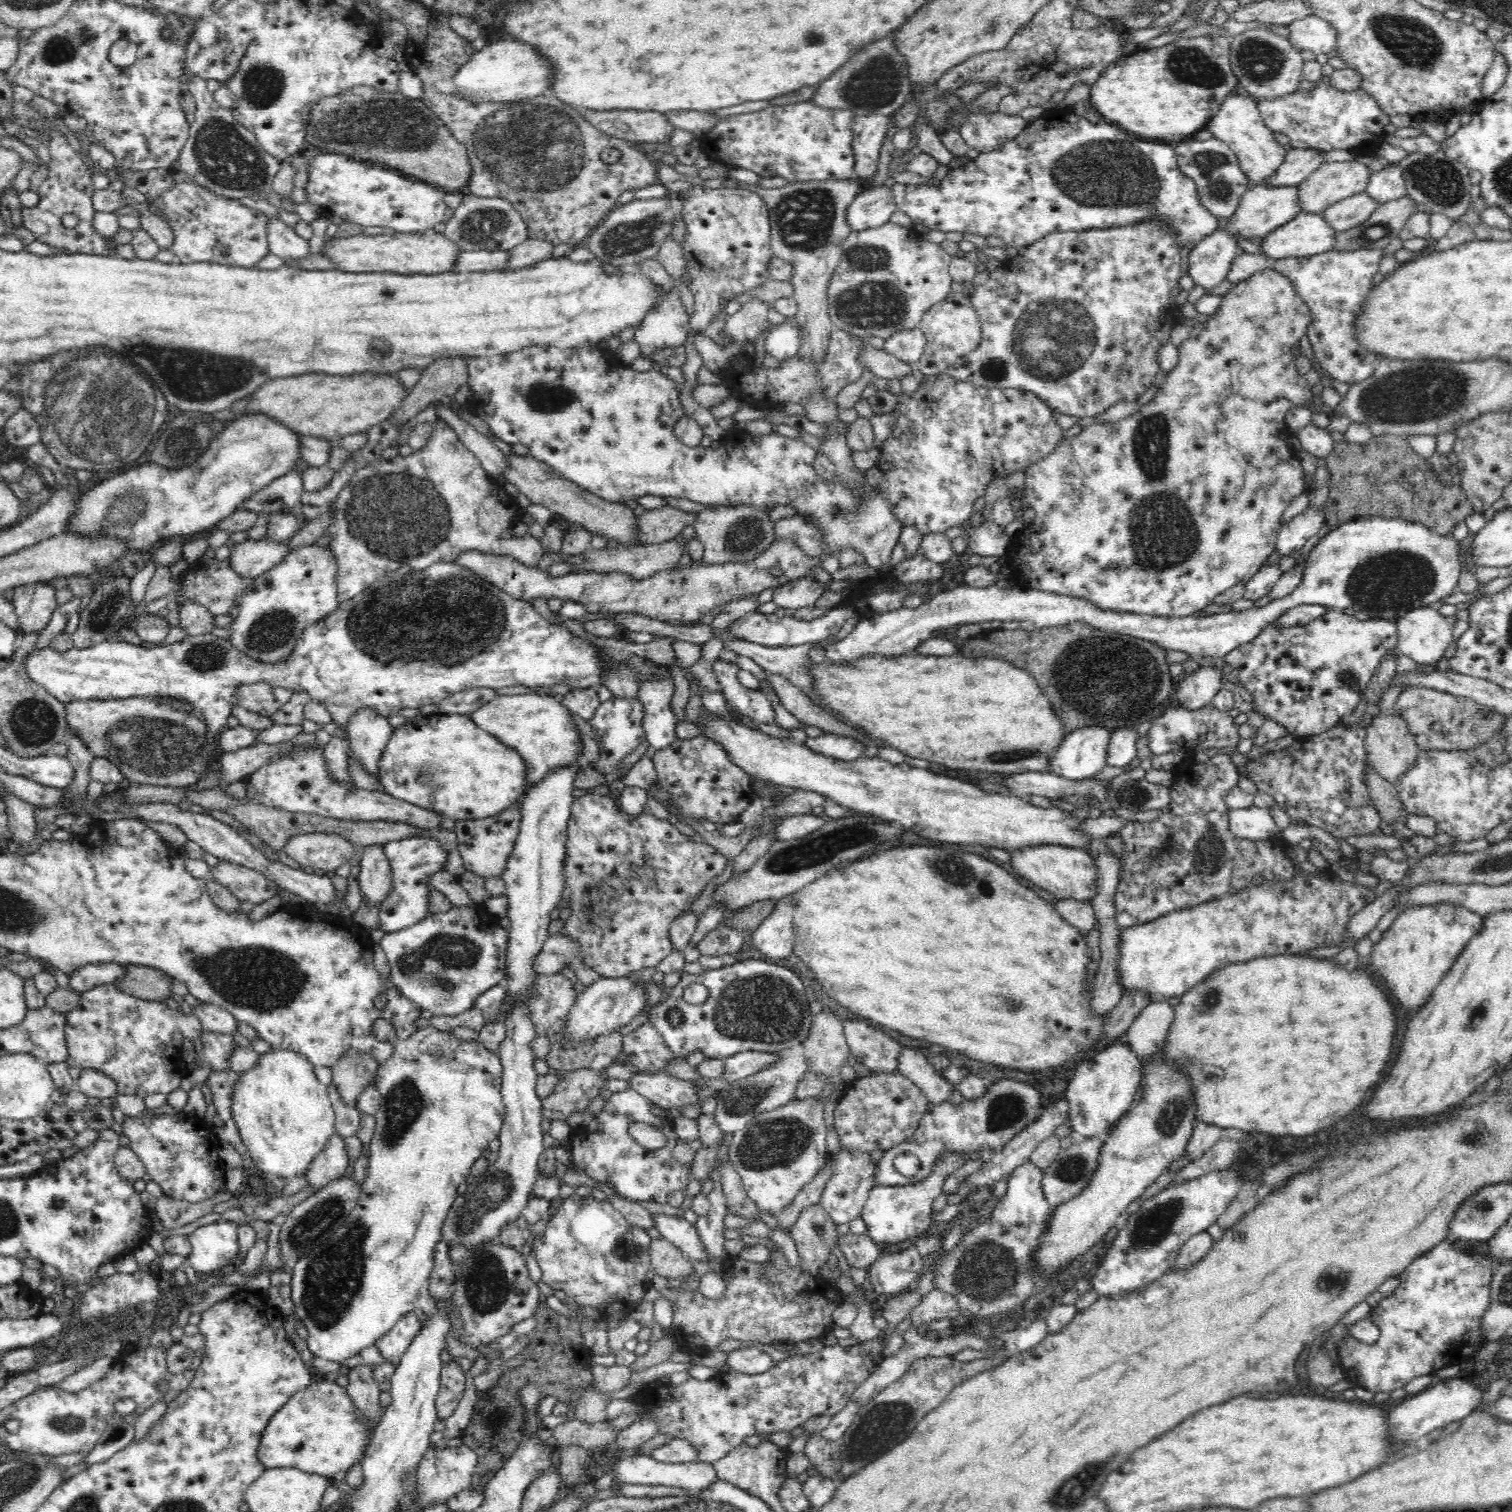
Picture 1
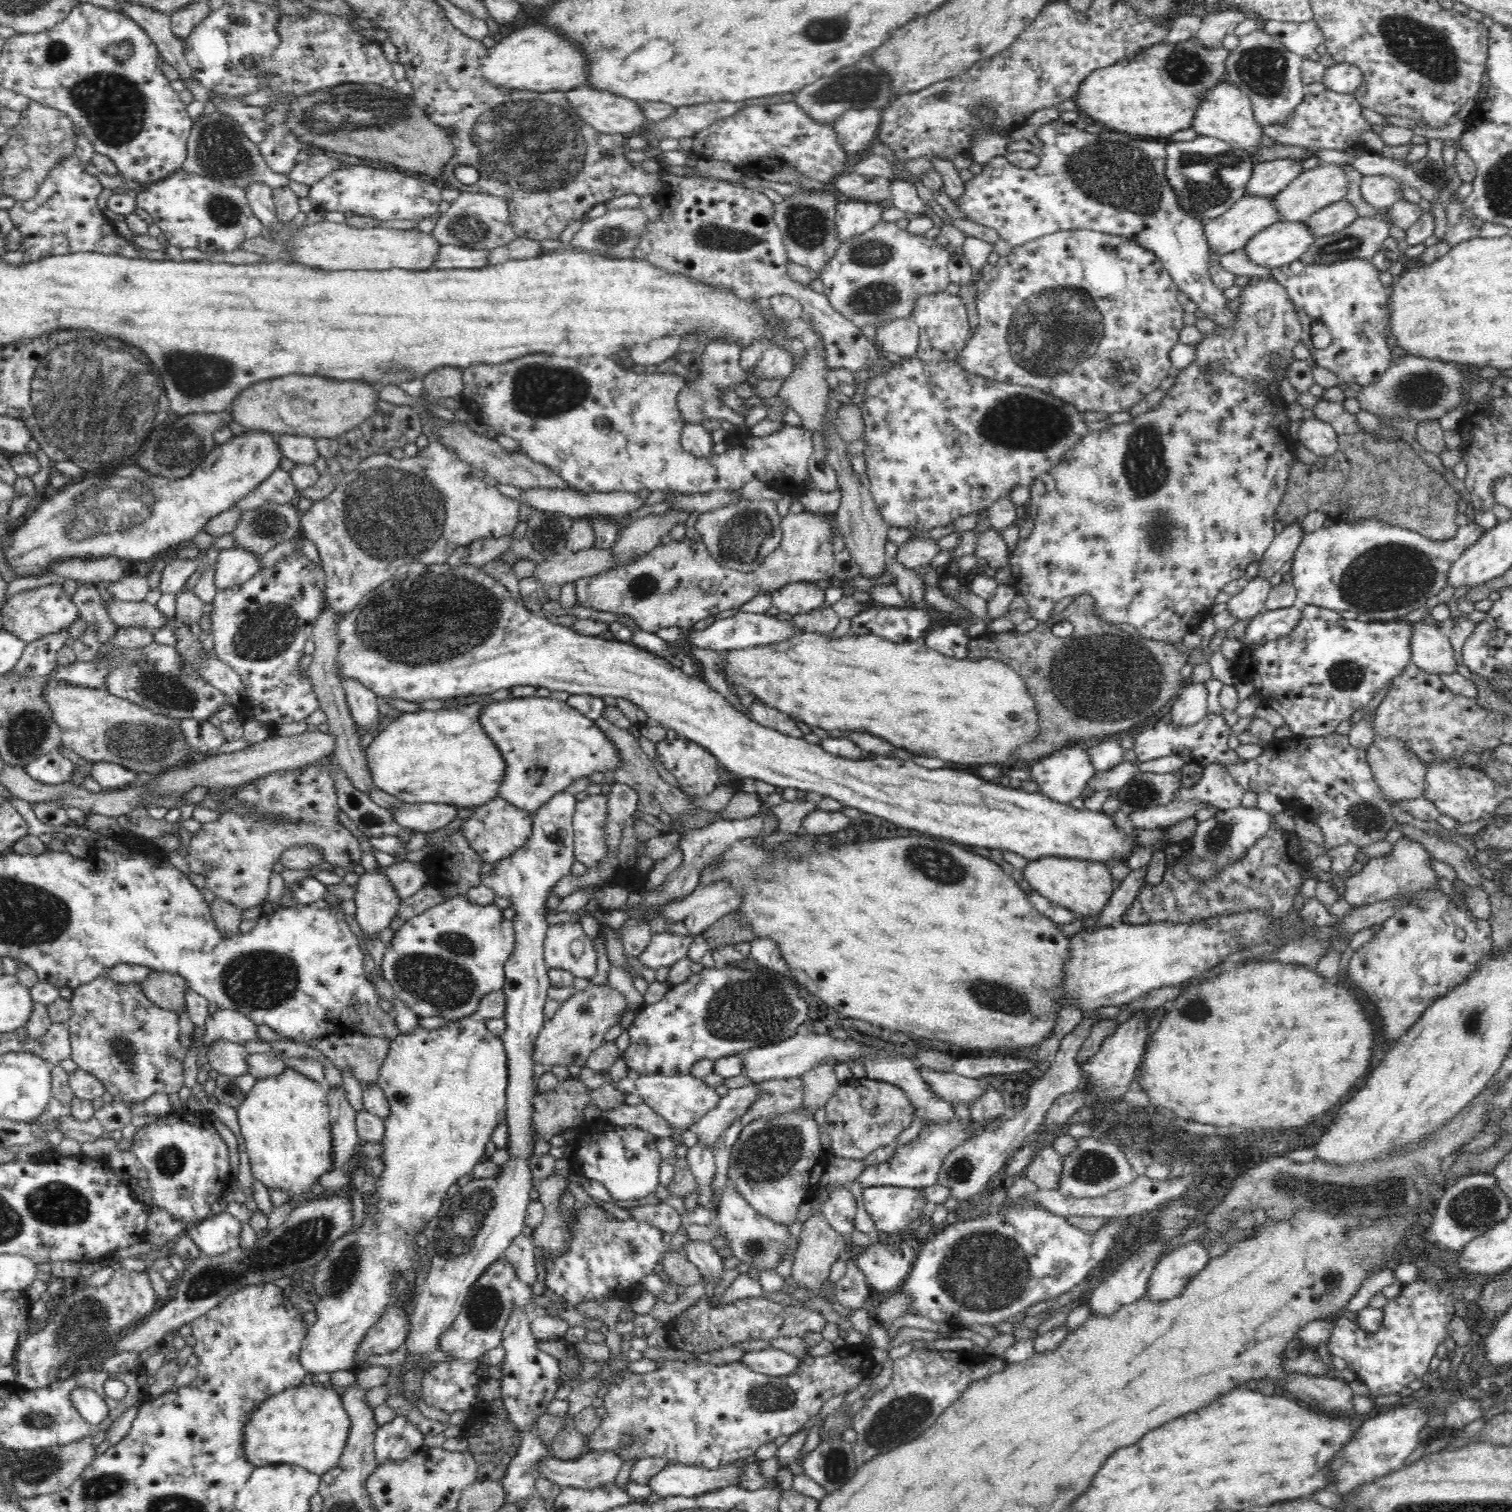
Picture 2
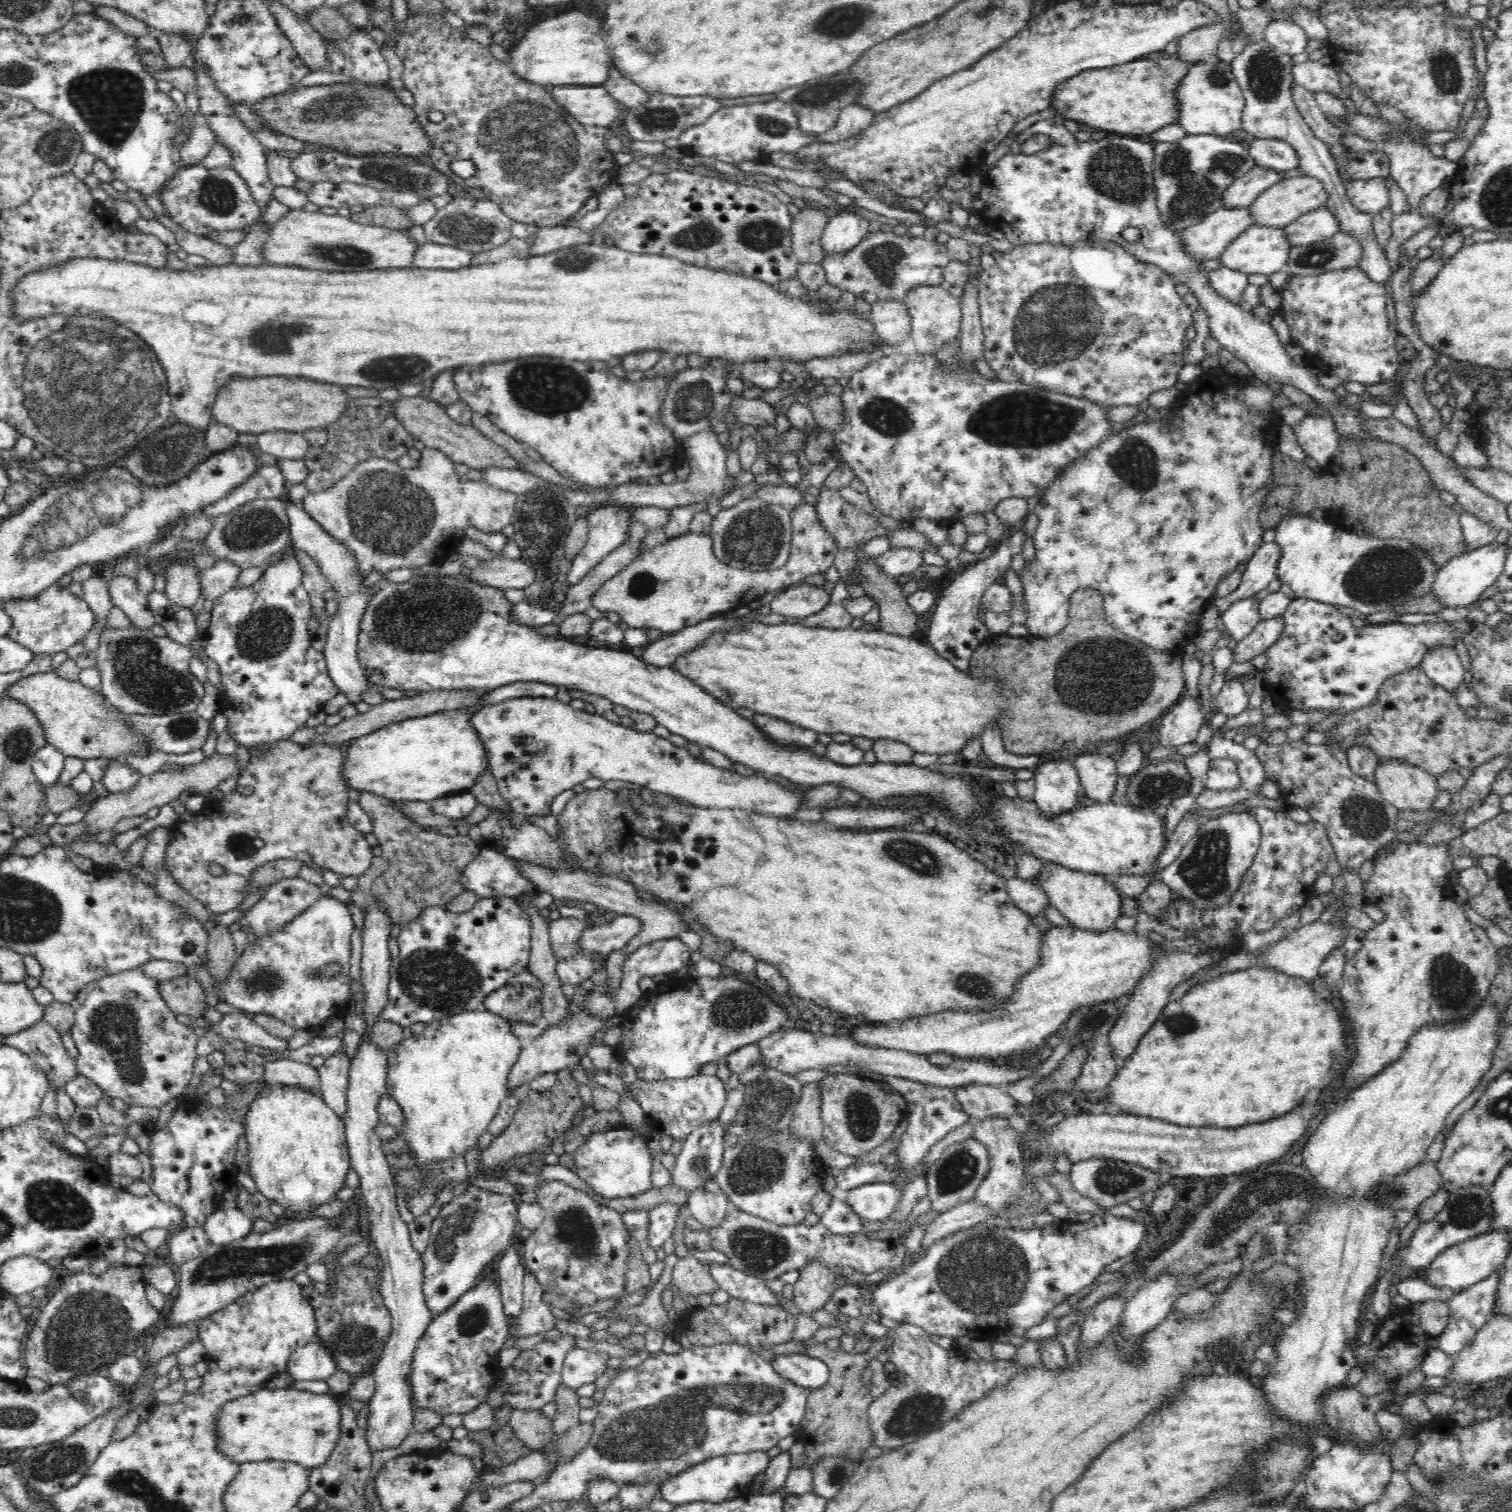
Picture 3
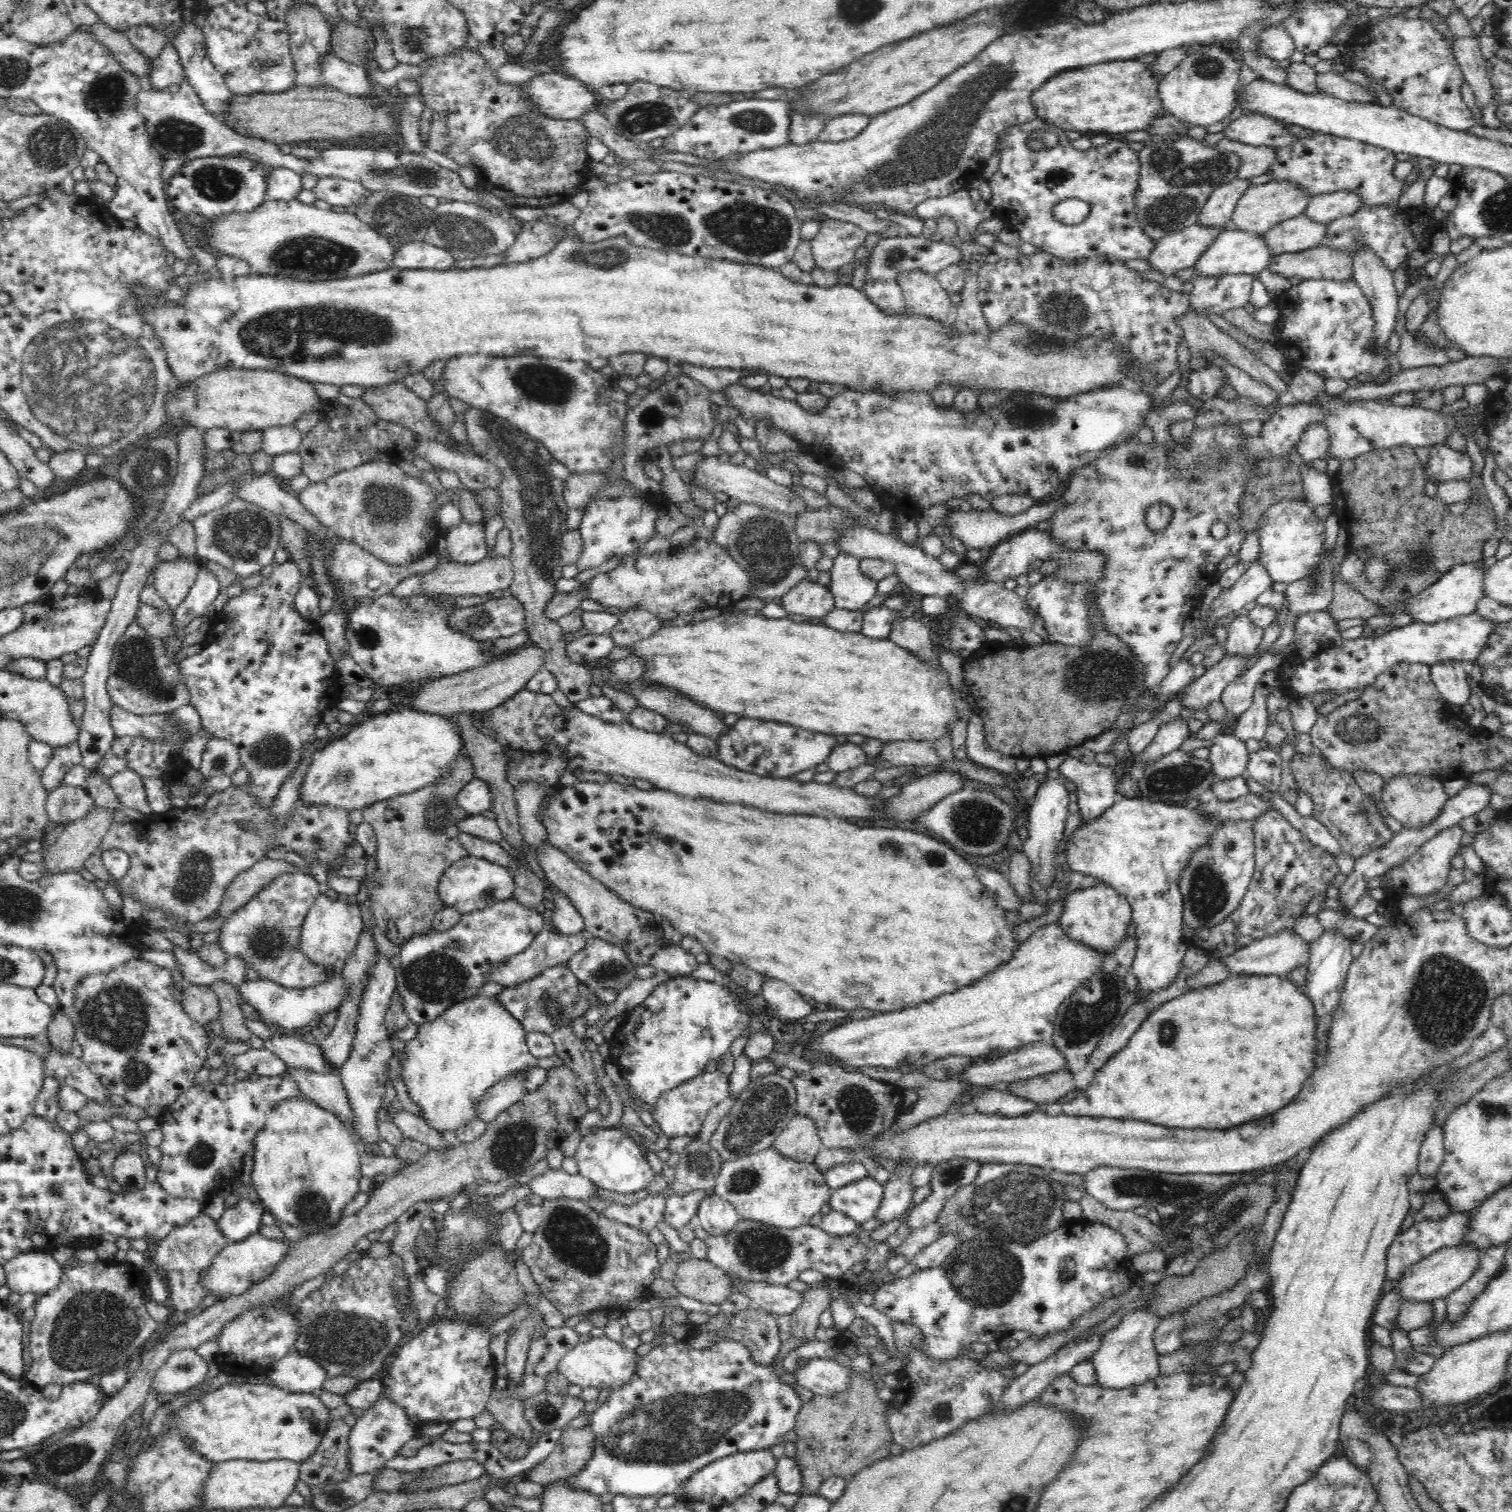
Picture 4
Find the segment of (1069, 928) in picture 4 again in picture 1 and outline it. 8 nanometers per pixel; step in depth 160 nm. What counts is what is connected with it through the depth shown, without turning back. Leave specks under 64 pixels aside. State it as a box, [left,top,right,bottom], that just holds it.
[1010,844,1096,901]

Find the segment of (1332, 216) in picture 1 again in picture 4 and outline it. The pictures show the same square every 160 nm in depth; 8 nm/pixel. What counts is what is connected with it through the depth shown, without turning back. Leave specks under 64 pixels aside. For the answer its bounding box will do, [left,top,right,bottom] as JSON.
[1264,212,1327,254]

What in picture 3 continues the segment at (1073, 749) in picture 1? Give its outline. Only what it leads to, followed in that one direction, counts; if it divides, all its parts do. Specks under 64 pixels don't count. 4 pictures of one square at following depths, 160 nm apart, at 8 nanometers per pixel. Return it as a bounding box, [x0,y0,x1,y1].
[1033,760,1080,816]

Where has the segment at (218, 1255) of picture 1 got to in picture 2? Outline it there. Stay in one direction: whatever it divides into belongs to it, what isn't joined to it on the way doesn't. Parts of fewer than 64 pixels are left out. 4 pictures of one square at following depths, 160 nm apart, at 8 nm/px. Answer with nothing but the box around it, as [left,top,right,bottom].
[186,1212,243,1255]

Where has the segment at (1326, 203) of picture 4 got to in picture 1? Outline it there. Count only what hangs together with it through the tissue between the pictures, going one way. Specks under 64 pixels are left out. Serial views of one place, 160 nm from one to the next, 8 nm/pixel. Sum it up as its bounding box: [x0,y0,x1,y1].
[1365,163,1407,205]

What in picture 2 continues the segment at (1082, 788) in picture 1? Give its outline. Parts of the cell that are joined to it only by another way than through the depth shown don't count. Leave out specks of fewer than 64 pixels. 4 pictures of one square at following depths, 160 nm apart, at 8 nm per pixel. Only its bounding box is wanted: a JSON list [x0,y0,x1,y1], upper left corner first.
[1086,761,1139,792]

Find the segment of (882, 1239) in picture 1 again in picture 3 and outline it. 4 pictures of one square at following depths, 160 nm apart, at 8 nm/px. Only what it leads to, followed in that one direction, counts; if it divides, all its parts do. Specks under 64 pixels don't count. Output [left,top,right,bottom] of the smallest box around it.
[848,1183,903,1221]

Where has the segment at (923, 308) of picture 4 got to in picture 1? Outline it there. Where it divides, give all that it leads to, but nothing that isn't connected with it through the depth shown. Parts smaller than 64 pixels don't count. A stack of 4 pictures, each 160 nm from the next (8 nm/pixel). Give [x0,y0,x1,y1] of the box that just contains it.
[918,292,981,377]

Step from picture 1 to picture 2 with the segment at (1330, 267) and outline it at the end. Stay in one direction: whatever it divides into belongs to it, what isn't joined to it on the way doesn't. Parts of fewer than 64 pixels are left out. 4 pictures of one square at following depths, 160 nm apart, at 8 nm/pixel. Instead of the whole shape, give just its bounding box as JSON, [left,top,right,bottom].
[1271,258,1390,385]

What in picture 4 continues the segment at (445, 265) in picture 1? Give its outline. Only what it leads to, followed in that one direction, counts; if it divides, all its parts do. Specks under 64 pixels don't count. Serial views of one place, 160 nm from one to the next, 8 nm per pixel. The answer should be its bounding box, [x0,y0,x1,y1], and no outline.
[208,200,398,280]

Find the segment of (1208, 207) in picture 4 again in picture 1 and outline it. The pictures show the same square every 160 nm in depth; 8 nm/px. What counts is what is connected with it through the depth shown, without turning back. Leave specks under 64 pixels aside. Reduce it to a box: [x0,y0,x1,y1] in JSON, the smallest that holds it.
[1269,148,1325,186]

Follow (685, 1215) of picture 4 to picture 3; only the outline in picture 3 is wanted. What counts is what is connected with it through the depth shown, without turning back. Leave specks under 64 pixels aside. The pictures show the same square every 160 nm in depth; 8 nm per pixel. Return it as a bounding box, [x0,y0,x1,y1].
[646,1204,681,1252]

